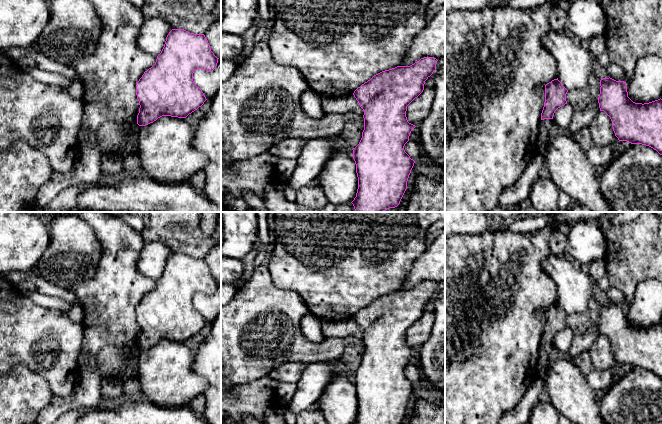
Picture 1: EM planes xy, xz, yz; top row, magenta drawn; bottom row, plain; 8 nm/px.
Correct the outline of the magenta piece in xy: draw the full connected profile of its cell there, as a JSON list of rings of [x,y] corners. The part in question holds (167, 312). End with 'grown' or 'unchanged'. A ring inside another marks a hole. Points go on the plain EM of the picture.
[[[172,253],[166,261],[164,271],[157,280],[155,288],[144,296],[136,308],[136,319],[140,329],[137,348],[145,350],[162,340],[186,342],[201,331],[207,323],[194,307],[193,297],[197,293],[213,295],[218,283],[211,275],[204,258]]] | unchanged

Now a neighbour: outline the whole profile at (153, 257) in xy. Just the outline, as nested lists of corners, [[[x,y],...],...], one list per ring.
[[[152,241],[143,247],[137,267],[143,276],[158,280],[172,251],[162,241]]]

